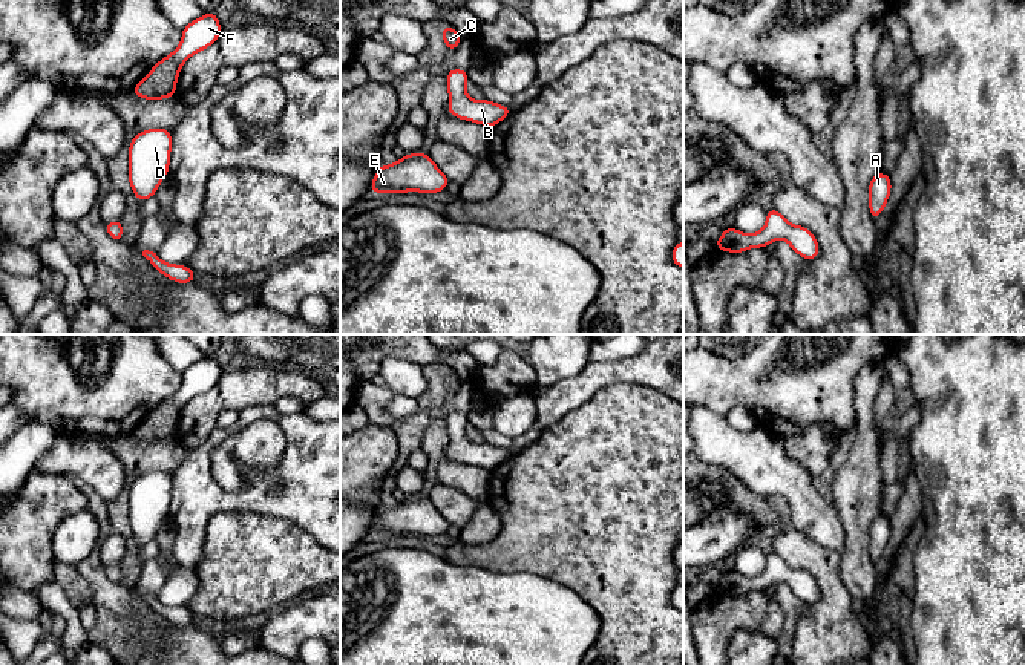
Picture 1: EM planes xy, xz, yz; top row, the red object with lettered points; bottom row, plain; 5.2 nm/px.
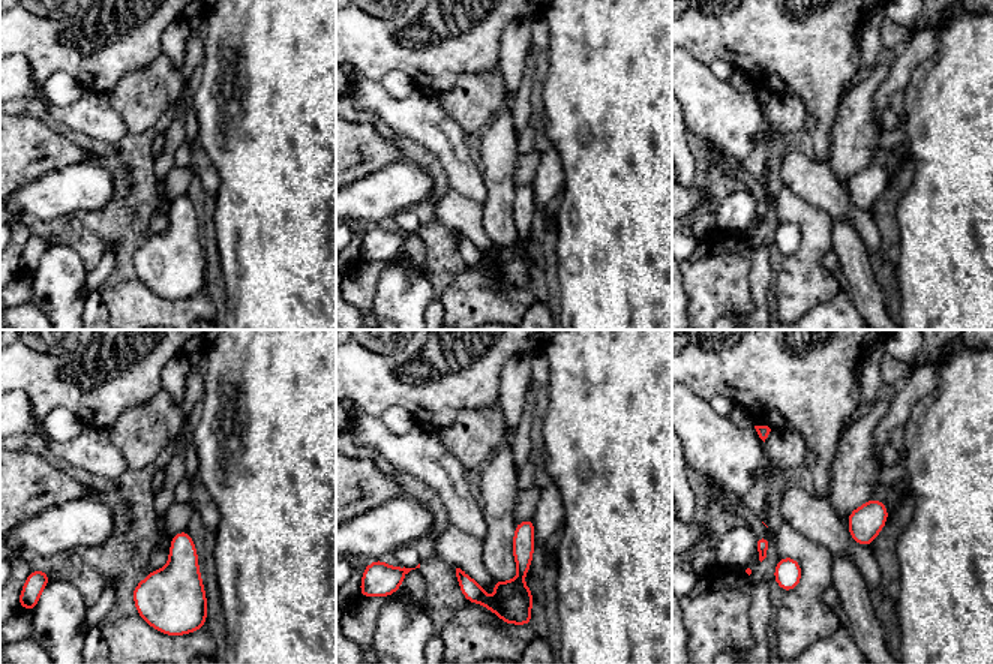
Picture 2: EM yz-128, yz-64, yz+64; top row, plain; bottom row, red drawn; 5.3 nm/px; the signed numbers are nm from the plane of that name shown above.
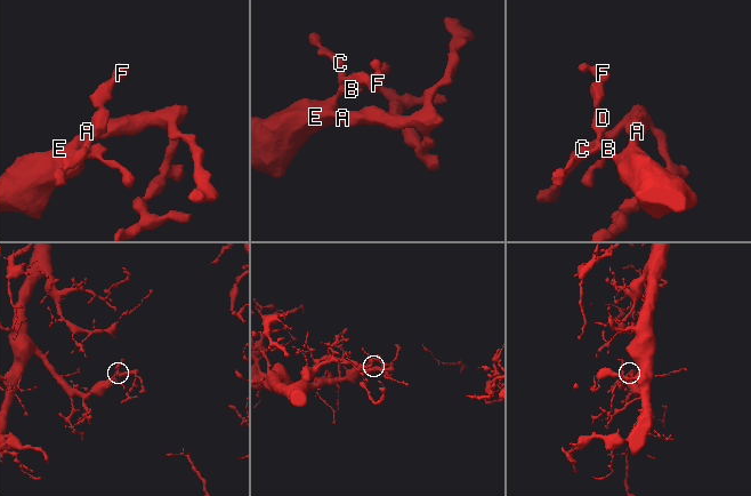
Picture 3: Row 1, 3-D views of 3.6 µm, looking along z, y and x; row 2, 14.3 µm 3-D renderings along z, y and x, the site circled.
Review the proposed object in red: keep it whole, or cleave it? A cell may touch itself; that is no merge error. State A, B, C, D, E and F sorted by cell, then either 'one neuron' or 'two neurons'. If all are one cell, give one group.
A B C D E F; one neuron

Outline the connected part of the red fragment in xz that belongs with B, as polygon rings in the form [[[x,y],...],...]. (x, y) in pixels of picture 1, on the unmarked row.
[[[450,412],[446,418],[449,446],[447,455],[460,463],[473,464],[487,470],[496,469],[501,463],[513,455],[512,450],[496,447],[489,443],[472,443],[464,434],[469,424],[466,412]]]

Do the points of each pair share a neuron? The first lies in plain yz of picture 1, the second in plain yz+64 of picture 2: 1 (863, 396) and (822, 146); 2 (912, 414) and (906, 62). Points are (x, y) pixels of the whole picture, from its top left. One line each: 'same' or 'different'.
1: different
2: same

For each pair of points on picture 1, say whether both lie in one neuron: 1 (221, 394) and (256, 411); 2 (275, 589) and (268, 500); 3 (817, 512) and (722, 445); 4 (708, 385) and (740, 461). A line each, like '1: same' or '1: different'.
1: different
2: different
3: same
4: different

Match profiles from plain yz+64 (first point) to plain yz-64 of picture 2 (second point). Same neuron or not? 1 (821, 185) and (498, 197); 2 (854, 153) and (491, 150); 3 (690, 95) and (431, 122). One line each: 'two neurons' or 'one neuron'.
1: two neurons
2: one neuron
3: one neuron

